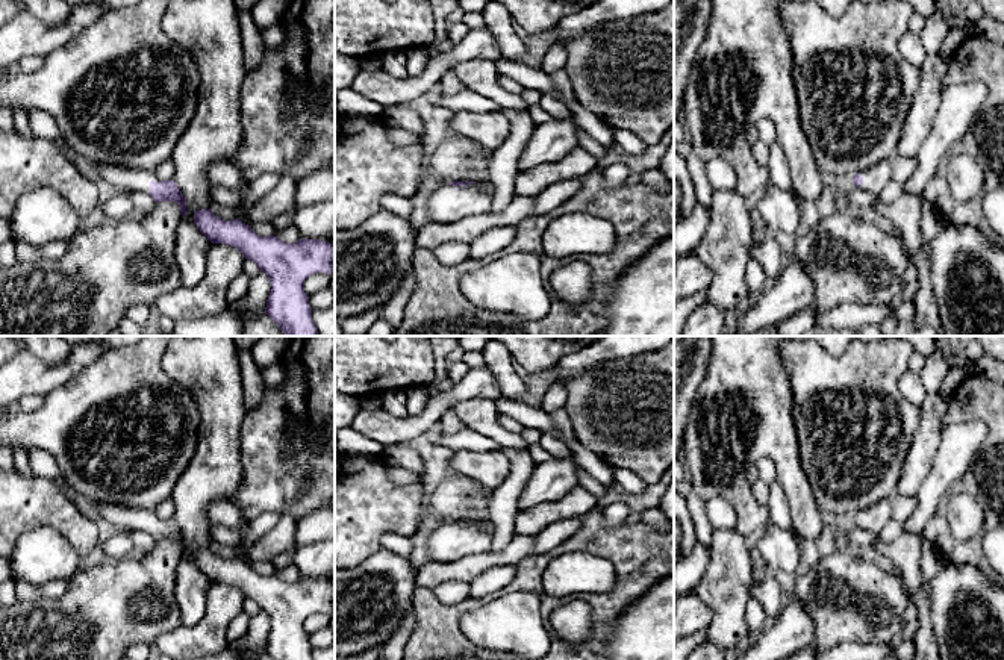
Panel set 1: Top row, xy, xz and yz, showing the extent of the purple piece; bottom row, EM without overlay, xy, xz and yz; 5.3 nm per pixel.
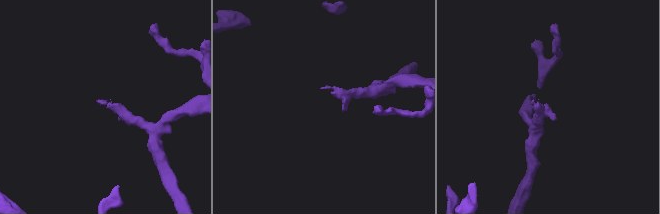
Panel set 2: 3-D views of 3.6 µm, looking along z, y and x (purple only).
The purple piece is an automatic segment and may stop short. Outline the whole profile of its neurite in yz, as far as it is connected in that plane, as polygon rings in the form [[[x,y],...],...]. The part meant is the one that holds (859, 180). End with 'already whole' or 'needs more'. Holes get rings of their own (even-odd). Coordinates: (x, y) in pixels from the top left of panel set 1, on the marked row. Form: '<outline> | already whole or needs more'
[[[884,159],[871,168],[856,173],[856,188],[875,197],[892,182],[892,159]]] | needs more

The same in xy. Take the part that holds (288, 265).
[[[212,209],[197,210],[194,223],[212,244],[236,247],[270,277],[265,313],[285,336],[318,336],[303,285],[316,272],[335,272],[330,242],[301,238],[297,244],[286,244],[277,236],[262,238],[239,218],[224,221]]] | already whole

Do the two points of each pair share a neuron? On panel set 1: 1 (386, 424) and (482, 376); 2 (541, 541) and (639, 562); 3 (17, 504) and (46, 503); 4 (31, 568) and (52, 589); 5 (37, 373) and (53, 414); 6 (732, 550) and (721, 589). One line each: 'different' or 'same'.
1: same
2: different
3: same
4: different
5: different
6: same

